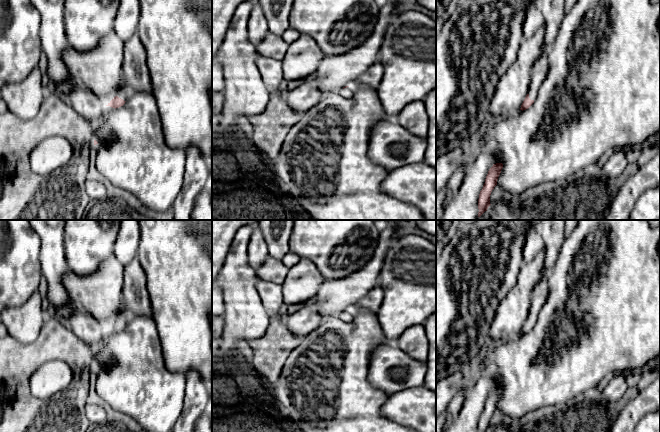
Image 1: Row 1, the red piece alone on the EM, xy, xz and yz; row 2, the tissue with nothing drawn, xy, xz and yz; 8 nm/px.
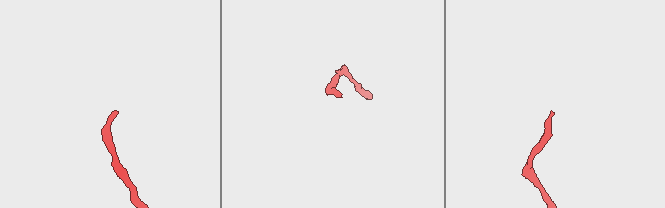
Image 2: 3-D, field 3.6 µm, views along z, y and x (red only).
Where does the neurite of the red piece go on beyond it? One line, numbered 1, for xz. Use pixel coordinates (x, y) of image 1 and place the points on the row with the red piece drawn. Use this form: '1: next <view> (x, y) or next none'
1: next xz (348, 92)

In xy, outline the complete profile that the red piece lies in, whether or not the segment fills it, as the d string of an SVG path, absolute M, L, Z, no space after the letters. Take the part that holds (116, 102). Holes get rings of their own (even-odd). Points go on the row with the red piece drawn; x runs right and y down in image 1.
M122 82L116 96L106 106L110 106L115 109L123 106L130 93L131 90L128 85L125 82Z

